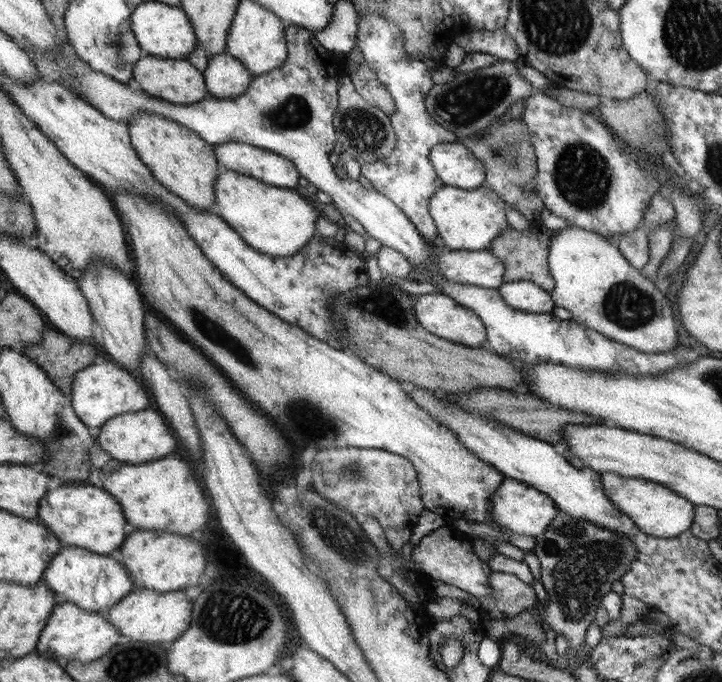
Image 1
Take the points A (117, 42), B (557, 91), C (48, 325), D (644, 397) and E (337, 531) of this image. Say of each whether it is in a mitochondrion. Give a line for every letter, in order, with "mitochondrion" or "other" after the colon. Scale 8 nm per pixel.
A: mitochondrion
B: other
C: other
D: other
E: mitochondrion

